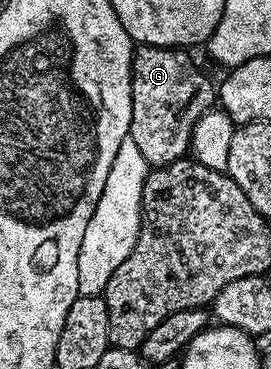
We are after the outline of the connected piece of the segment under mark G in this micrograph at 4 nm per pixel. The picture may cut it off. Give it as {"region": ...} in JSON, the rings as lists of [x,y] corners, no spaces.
{"region":[[[141,44],[132,54],[132,117],[128,135],[142,153],[142,158],[152,168],[161,168],[175,160],[185,159],[192,147],[192,131],[202,118],[217,103],[218,88],[212,80],[188,57],[183,48],[163,48],[153,44]]]}

